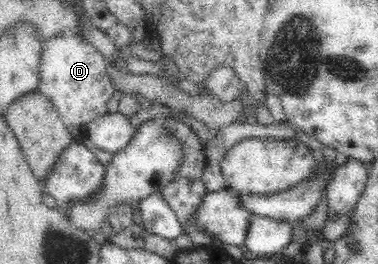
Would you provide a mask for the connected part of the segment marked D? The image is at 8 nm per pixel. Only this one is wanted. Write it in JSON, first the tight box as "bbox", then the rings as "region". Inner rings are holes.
{"bbox":[37,35,115,141],"region":[[[56,35],[43,43],[37,88],[51,100],[74,141],[86,138],[90,123],[107,113],[108,101],[115,89],[106,71],[106,62],[82,35]]]}

